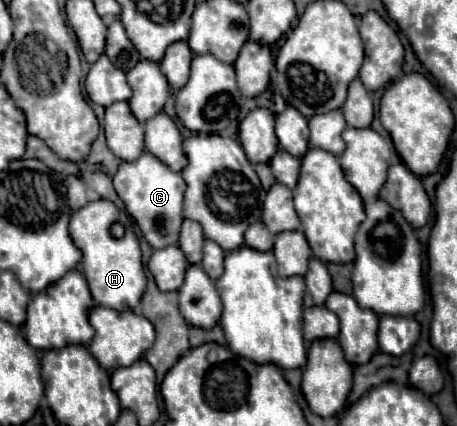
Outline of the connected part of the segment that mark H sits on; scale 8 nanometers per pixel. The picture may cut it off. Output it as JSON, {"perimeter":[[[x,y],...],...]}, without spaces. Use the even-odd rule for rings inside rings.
{"perimeter":[[[98,199],[72,213],[70,237],[74,239],[76,247],[82,251],[82,273],[88,281],[96,305],[110,307],[114,311],[134,309],[140,303],[142,293],[146,289],[146,275],[144,275],[142,253],[138,247],[138,239],[134,235],[132,219],[128,219],[128,215],[124,215],[108,199]],[[116,223],[124,227],[122,237],[116,237],[112,233],[112,227]]]}

